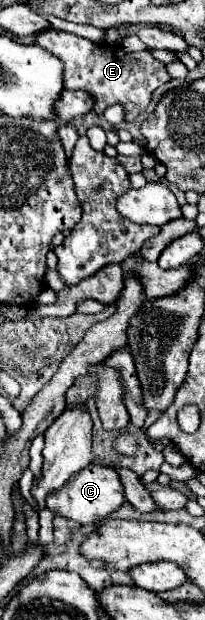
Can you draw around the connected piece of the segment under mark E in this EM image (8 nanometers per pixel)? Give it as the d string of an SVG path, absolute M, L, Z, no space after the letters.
M53 27L47 29L47 33L39 33L33 43L63 61L65 89L79 89L89 93L95 101L91 109L95 115L103 115L103 111L111 105L121 105L125 109L125 121L135 121L139 113L143 113L151 103L153 91L171 81L165 65L157 61L149 51L129 53L117 45L99 45Z

